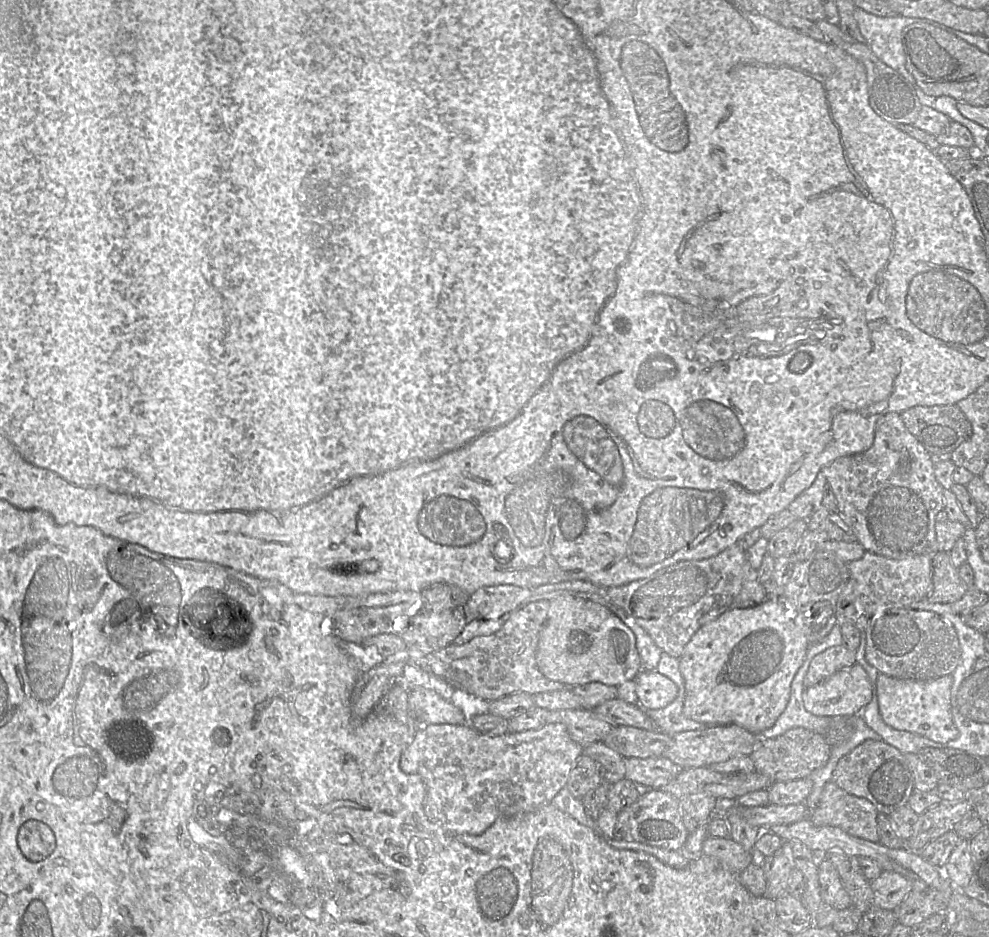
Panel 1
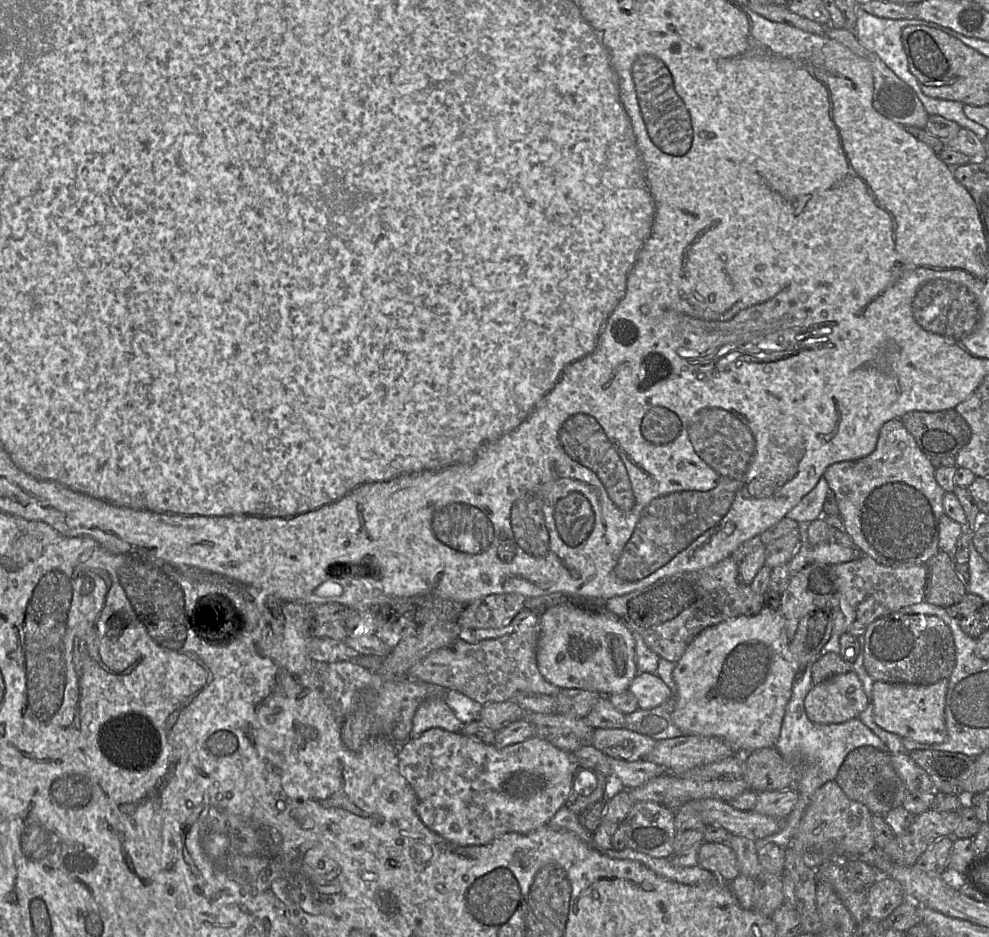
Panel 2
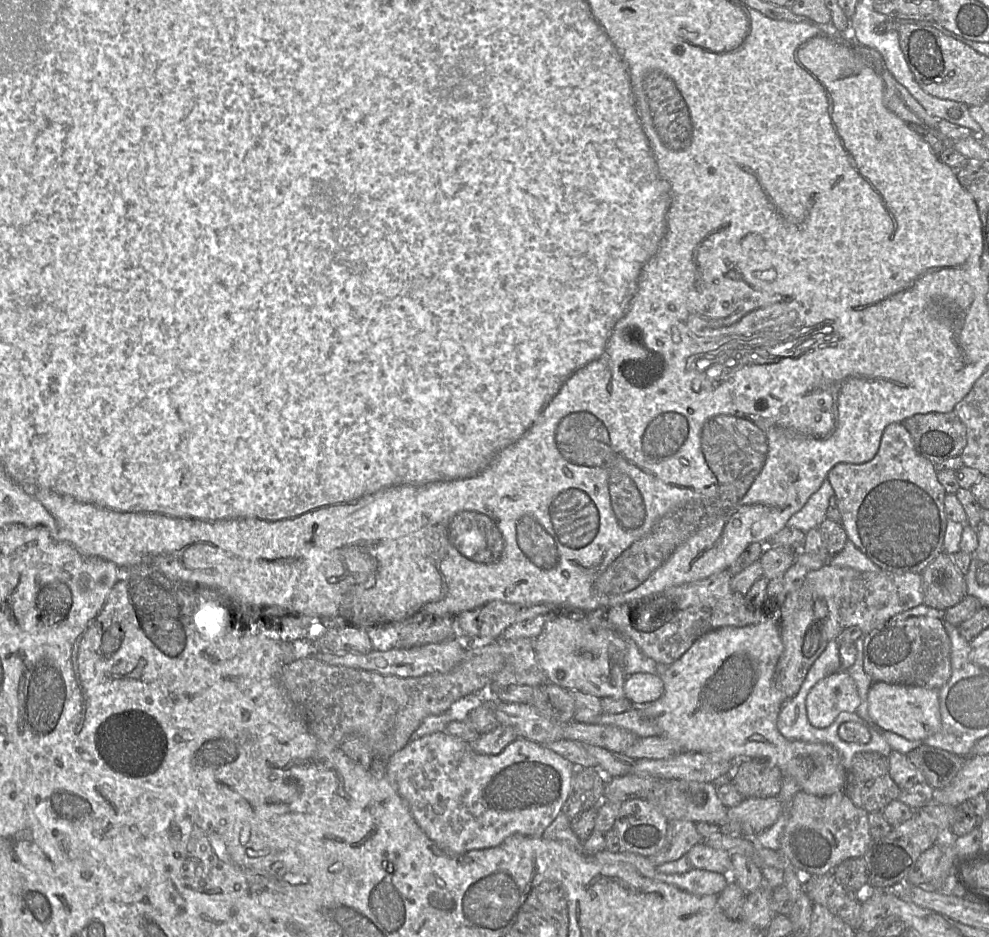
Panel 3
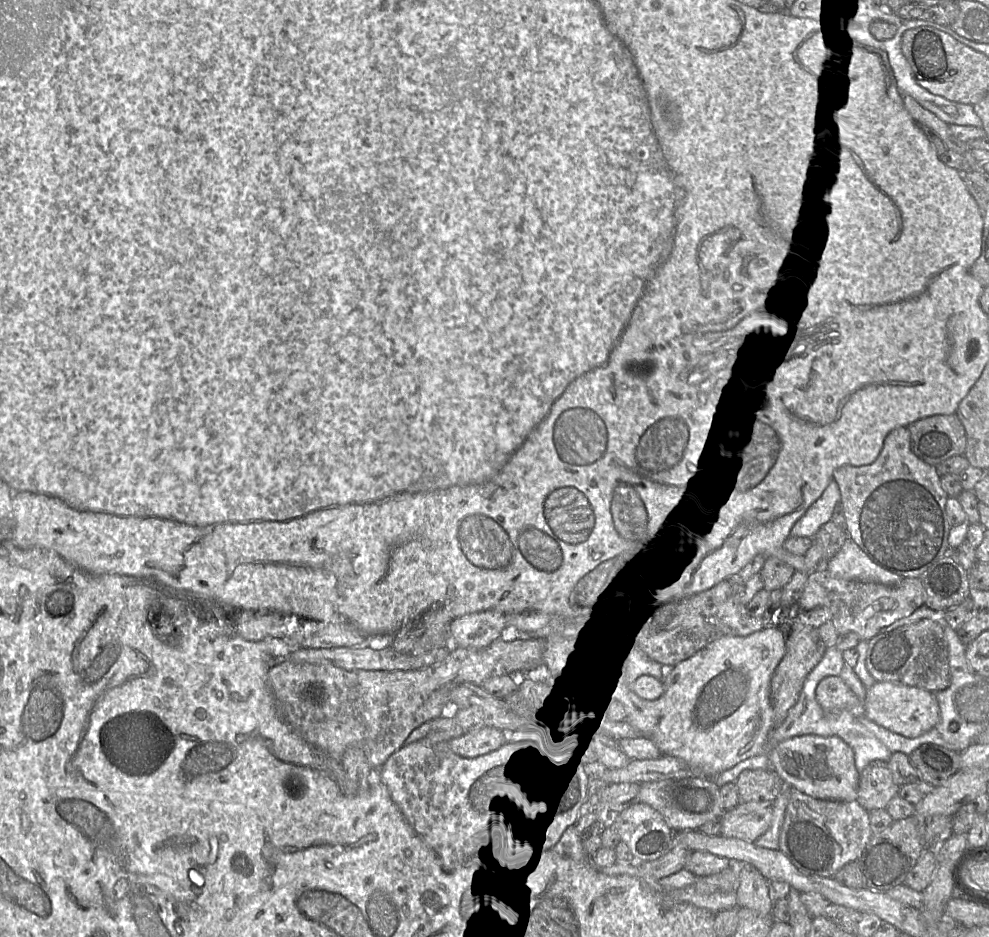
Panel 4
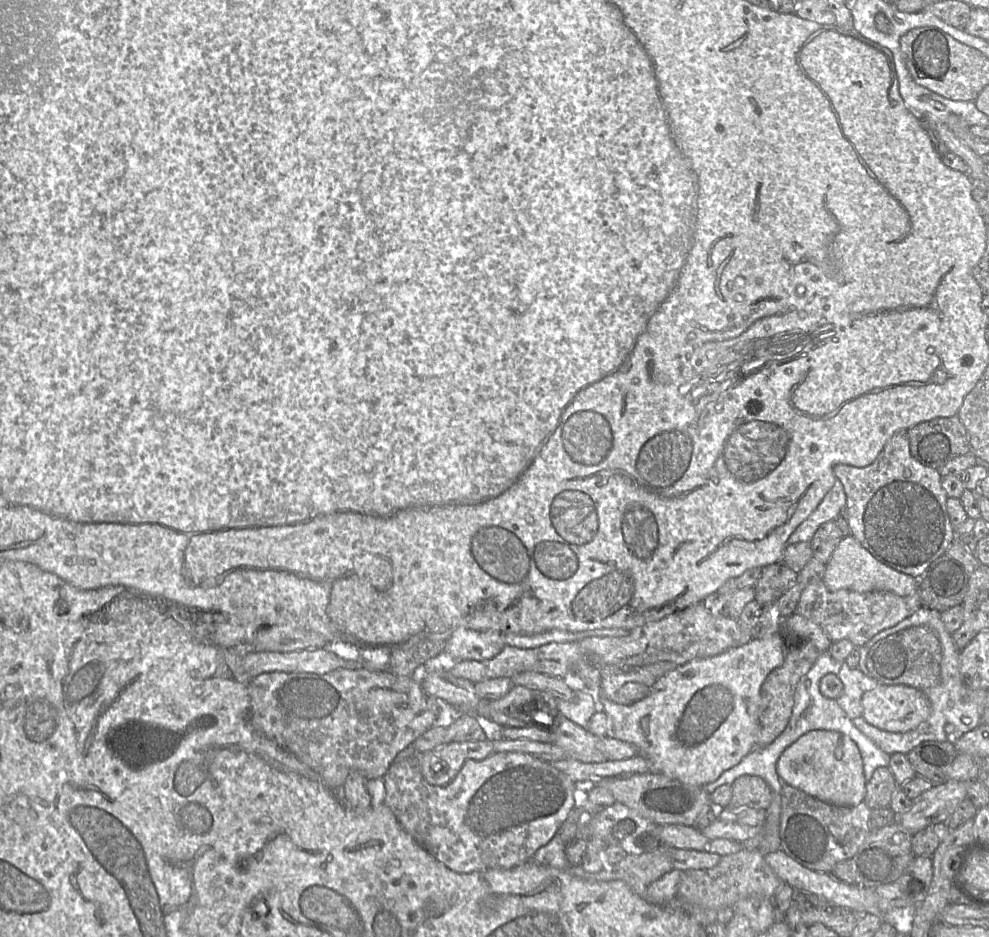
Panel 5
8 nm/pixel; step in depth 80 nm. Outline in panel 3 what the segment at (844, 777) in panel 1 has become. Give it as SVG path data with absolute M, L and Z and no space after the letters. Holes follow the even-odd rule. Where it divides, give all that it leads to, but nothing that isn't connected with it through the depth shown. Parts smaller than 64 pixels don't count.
M860 752L852 761L852 767L847 772L844 791L853 803L867 812L883 812L887 805L897 800L901 788L890 775L888 758L878 752Z

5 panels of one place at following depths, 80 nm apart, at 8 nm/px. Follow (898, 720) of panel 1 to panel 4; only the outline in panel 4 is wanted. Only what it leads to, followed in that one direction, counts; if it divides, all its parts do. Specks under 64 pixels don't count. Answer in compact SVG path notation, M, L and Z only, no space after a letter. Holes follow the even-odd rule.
M877 682L867 690L865 714L874 723L907 738L916 738L932 729L940 720L940 709L935 692L922 688Z

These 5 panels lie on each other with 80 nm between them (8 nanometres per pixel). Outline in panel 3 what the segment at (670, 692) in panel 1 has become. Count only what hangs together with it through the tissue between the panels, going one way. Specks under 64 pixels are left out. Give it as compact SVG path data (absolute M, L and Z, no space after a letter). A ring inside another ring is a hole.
M636 673L628 676L625 697L633 704L645 704L658 700L664 693L662 679L656 674Z

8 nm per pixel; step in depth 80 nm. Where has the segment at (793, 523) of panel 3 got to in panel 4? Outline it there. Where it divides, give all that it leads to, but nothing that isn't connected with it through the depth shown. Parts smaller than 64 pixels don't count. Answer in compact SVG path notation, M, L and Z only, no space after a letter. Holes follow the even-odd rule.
M832 479L822 495L793 525L790 536L813 538L819 528L831 520L837 503L840 503L840 491L837 483Z

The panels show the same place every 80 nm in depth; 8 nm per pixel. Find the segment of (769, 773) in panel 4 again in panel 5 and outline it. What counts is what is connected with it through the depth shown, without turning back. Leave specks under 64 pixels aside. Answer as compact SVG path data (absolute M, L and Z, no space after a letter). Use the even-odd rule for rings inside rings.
M740 776L731 786L732 799L728 807L767 810L771 805L772 790L768 783L759 776Z

